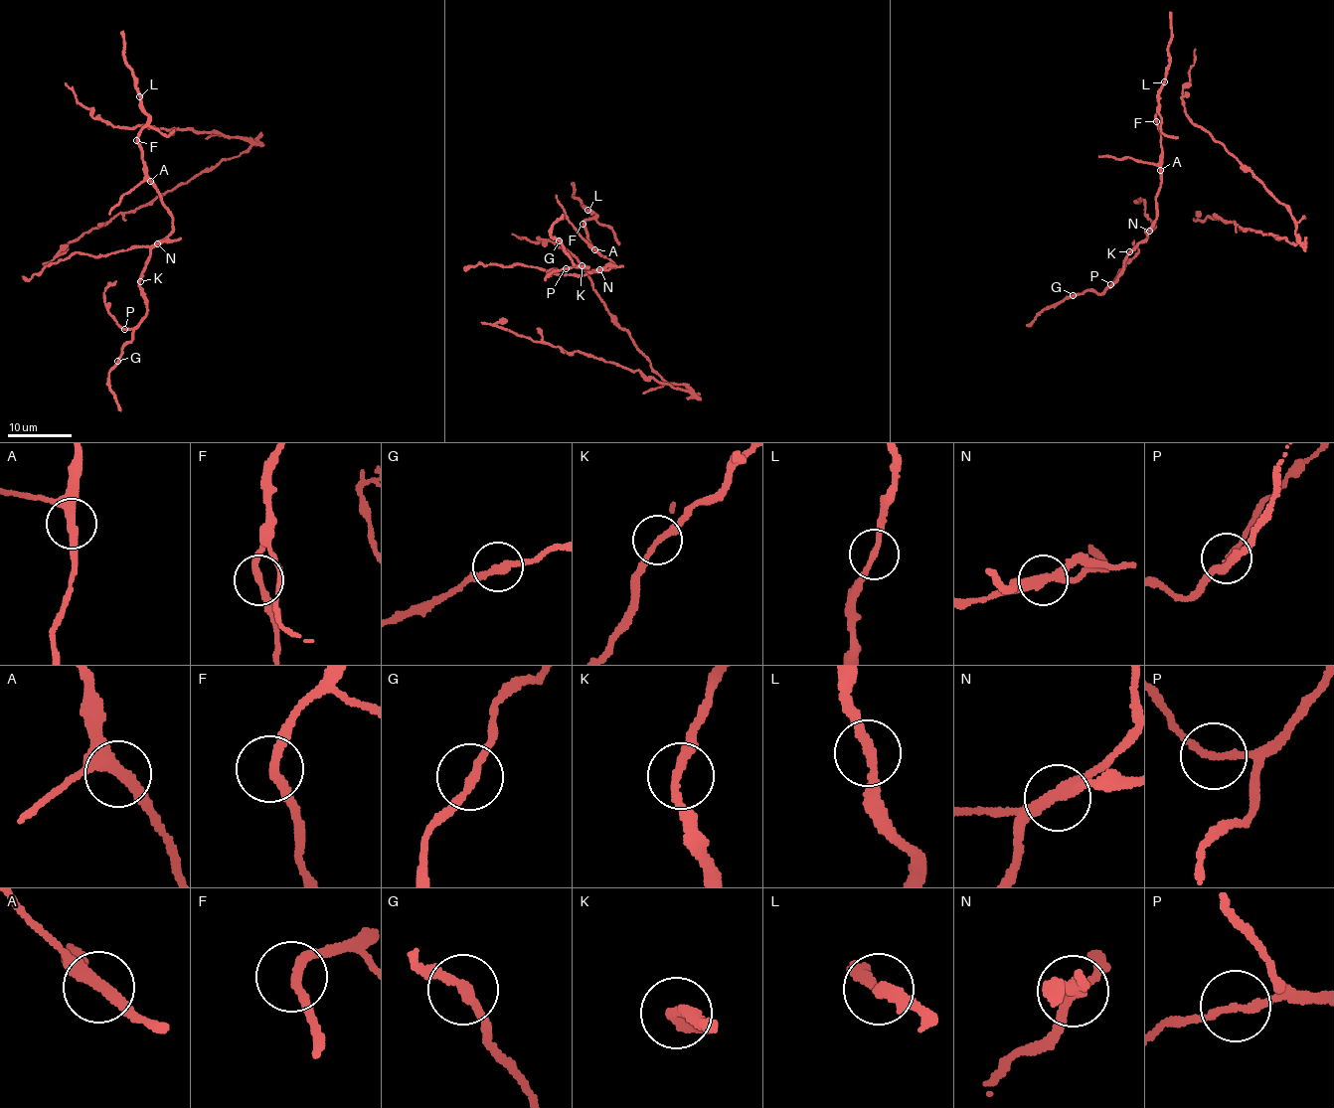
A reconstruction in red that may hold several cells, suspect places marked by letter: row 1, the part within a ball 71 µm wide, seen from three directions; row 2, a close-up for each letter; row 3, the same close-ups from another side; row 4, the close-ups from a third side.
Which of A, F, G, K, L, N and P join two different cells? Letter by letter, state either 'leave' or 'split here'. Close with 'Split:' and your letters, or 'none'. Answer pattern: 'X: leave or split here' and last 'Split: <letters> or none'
A: leave
F: leave
G: leave
K: leave
L: leave
N: split here
P: split here
Split: N, P

